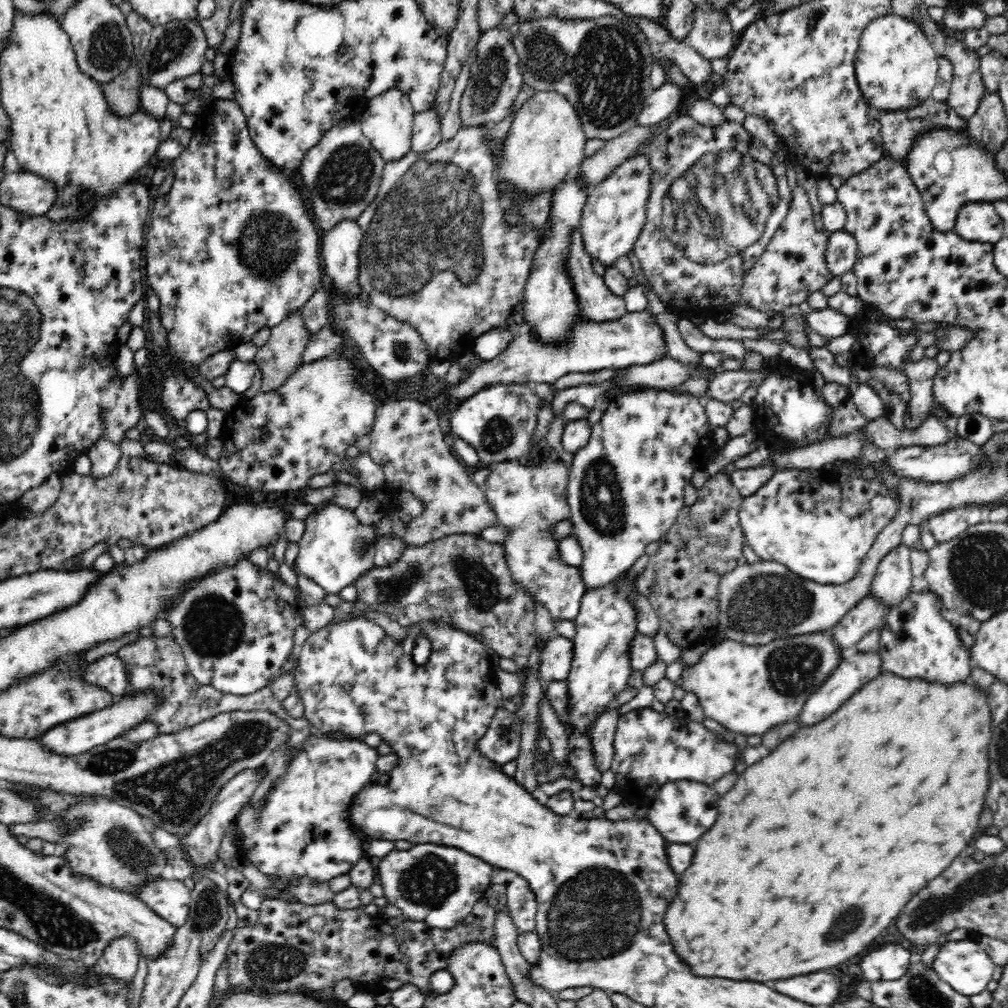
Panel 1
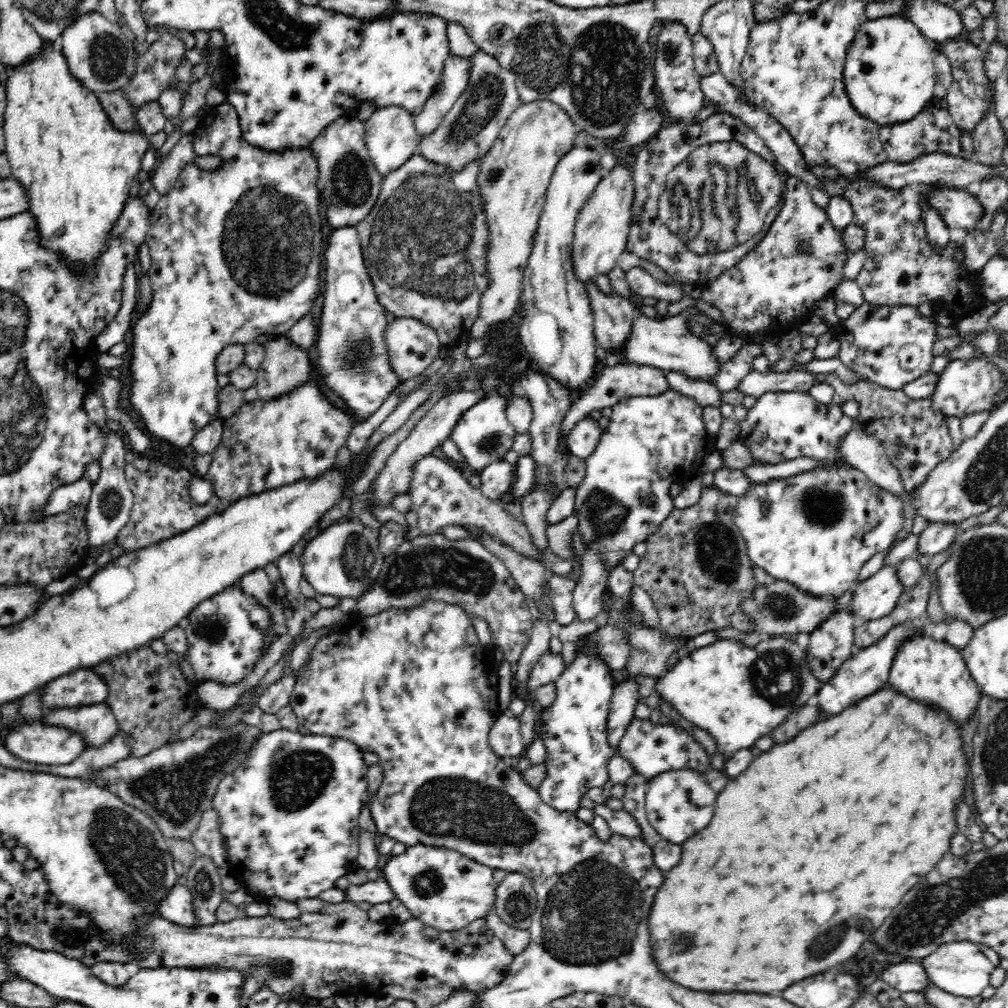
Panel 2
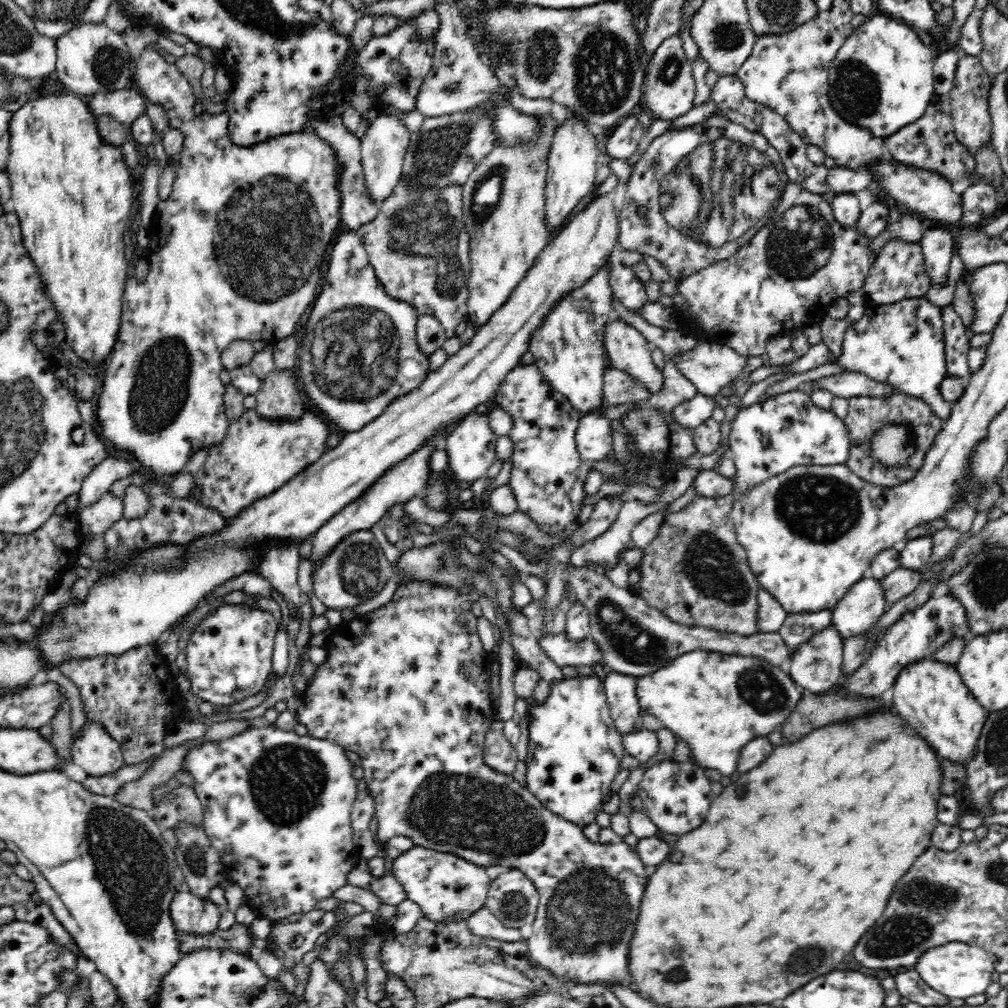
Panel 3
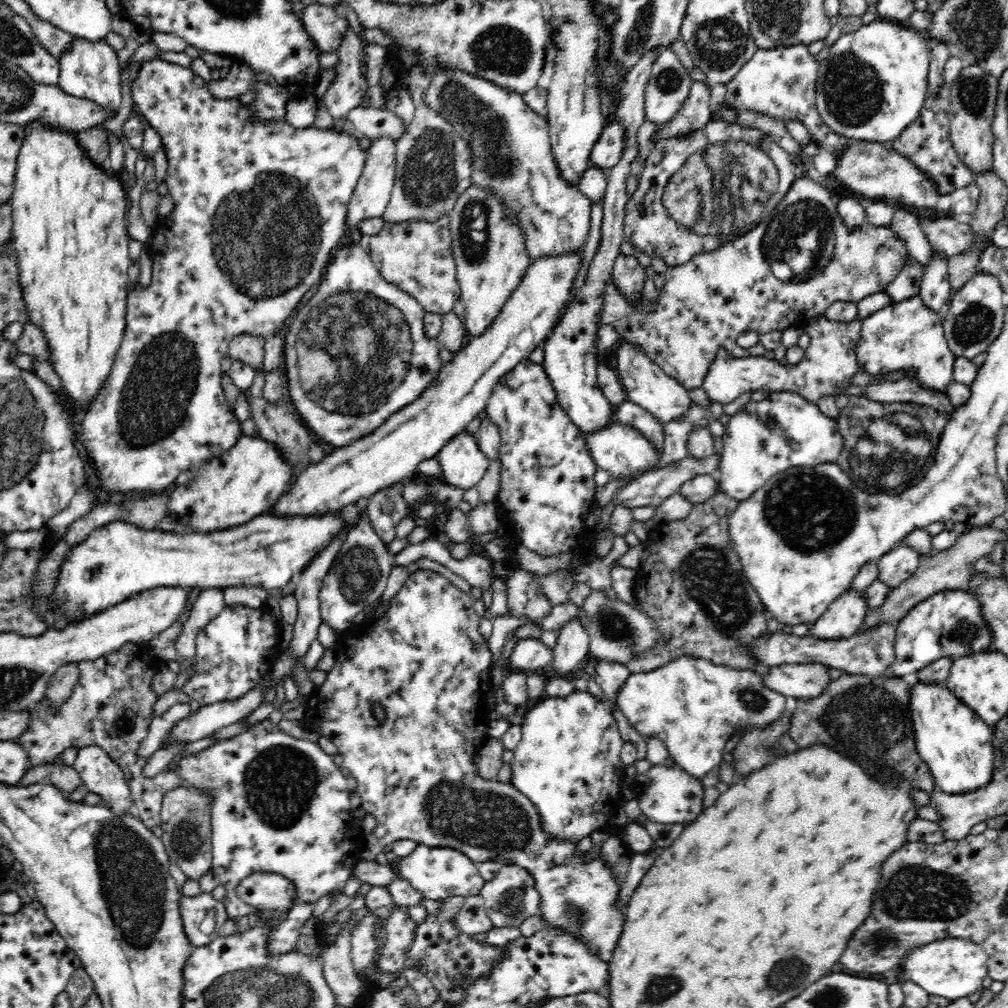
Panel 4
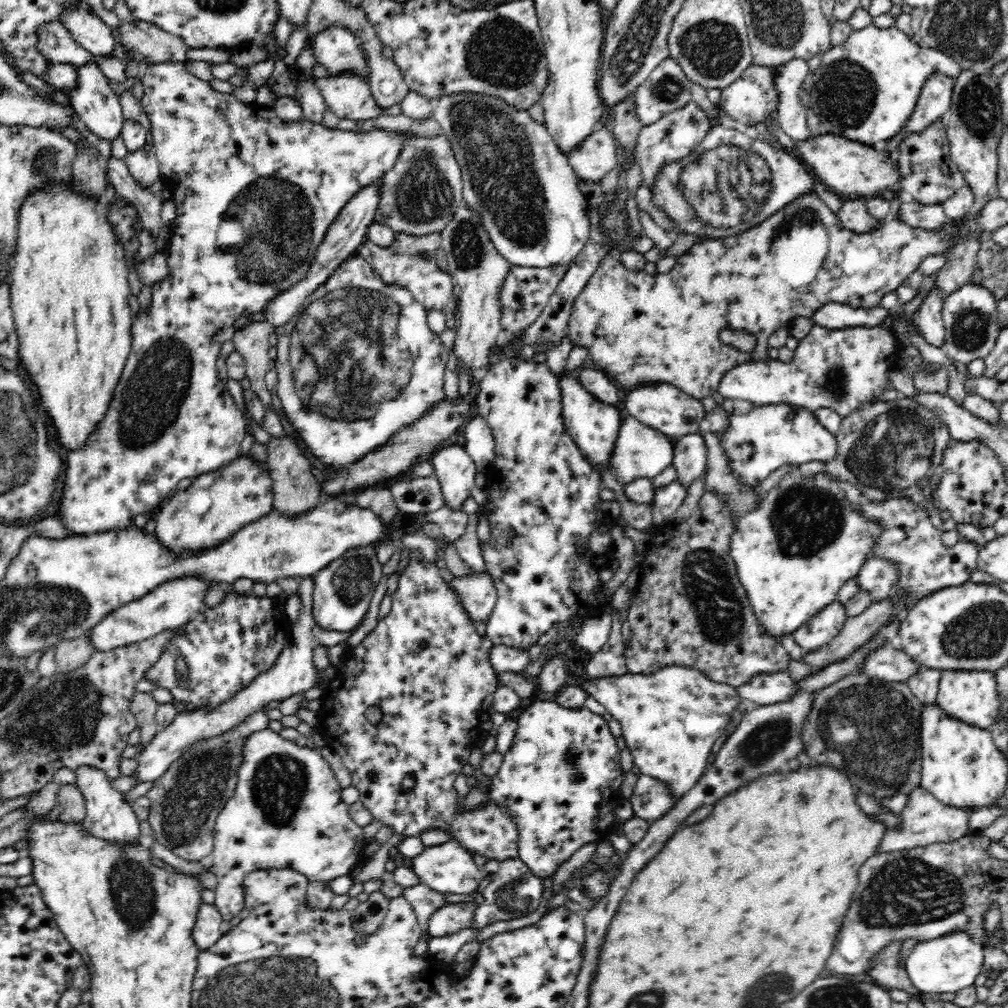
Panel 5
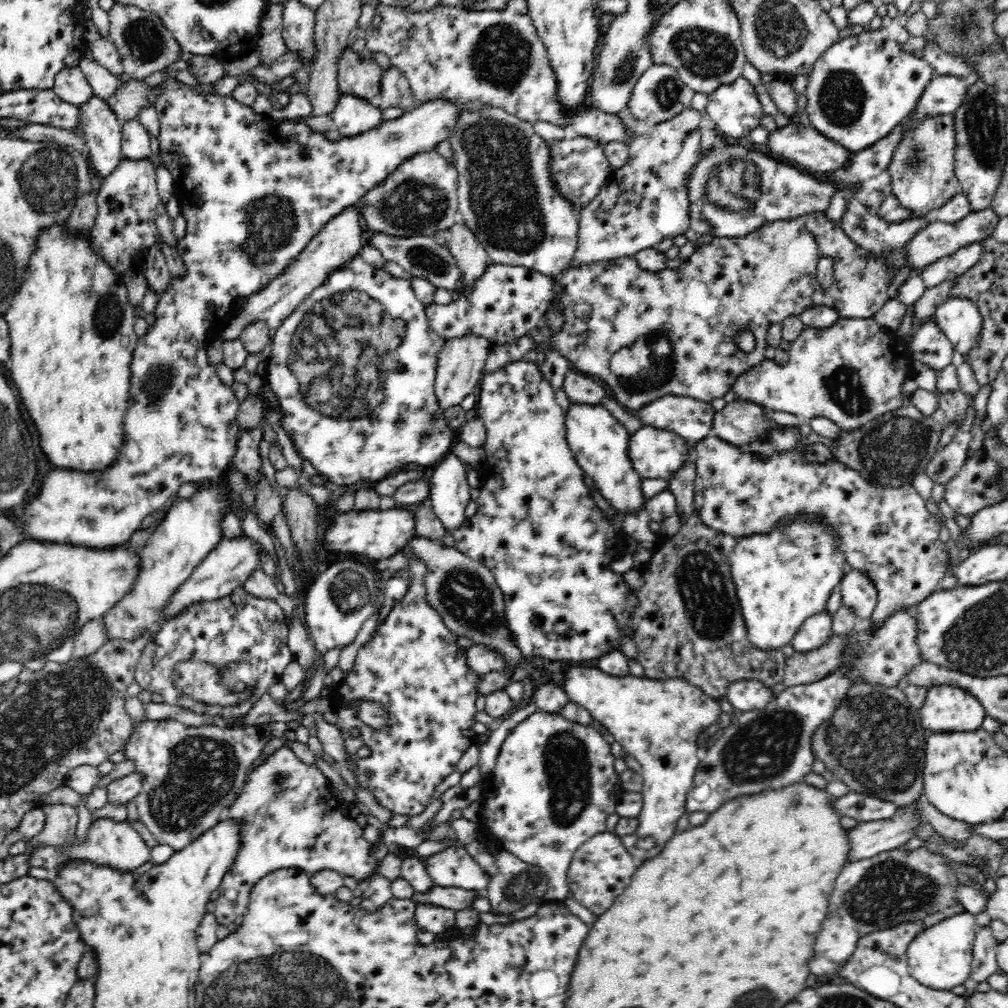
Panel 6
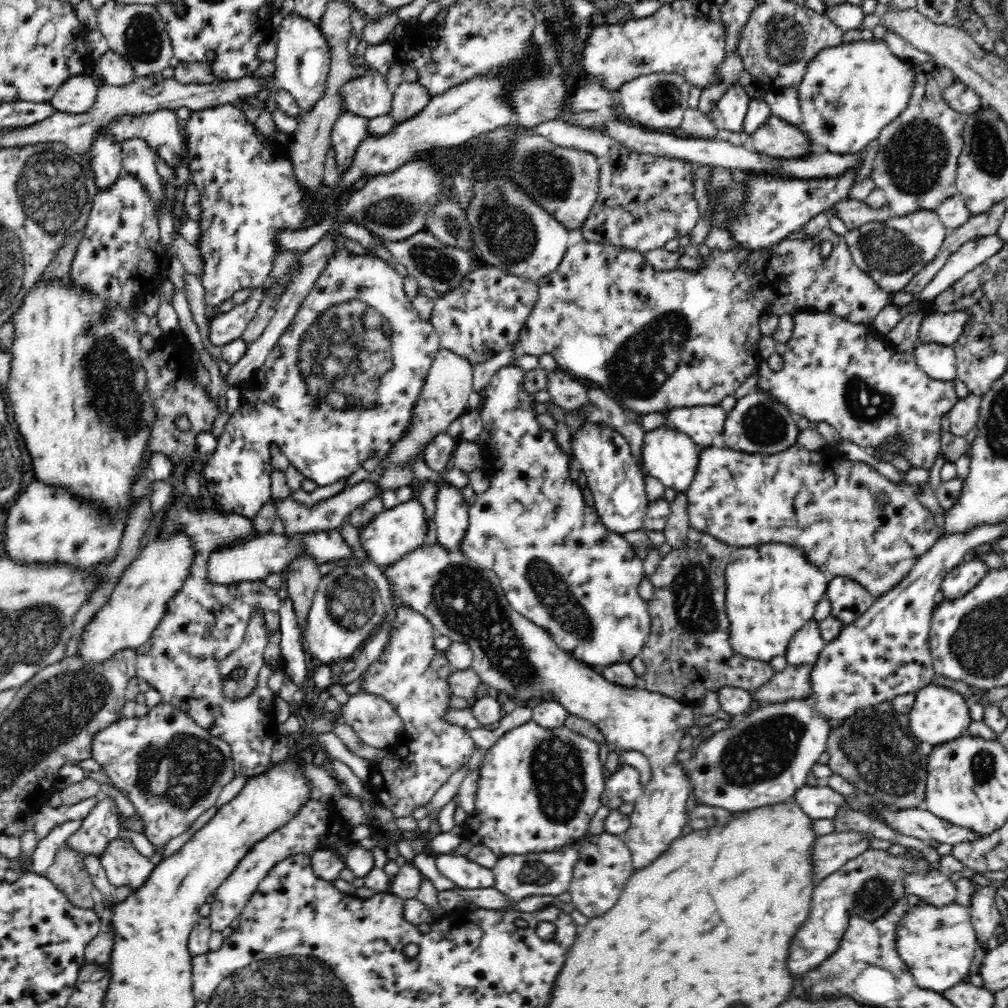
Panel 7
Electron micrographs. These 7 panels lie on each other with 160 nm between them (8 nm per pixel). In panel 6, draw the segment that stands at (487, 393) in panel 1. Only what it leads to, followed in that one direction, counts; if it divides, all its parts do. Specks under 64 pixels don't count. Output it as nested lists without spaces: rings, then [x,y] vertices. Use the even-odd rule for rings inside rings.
[[[450,453],[435,467],[429,484],[427,504],[442,522],[445,531],[452,534],[466,522],[464,511],[471,500],[471,488],[466,480],[469,468]]]

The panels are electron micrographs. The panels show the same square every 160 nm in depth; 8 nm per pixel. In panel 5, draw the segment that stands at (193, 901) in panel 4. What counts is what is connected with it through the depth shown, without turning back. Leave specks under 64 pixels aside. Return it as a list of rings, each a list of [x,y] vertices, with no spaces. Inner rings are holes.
[[[202,903],[194,925],[193,938],[201,951],[210,949],[223,934],[220,932],[220,923],[223,918],[214,904]]]

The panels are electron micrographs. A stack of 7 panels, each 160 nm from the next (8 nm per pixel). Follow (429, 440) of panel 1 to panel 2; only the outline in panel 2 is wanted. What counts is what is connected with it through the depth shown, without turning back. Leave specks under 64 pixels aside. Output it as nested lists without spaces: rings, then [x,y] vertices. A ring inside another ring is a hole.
[[[439,453],[430,454],[414,466],[414,477],[410,484],[408,496],[412,498],[413,511],[418,517],[418,528],[422,530],[422,535],[434,535],[440,533],[444,526],[452,525],[472,525],[476,529],[482,529],[492,535],[497,540],[502,541],[508,548],[514,550],[522,557],[540,561],[550,574],[556,574],[573,580],[577,580],[581,575],[581,562],[578,558],[566,560],[554,554],[551,550],[543,552],[534,544],[534,539],[527,530],[527,527],[520,519],[510,516],[504,508],[504,503],[486,499],[480,489],[472,488],[468,480],[462,476],[463,472],[460,465],[455,465],[442,458]],[[430,477],[440,478],[440,487],[436,490],[429,488]]]

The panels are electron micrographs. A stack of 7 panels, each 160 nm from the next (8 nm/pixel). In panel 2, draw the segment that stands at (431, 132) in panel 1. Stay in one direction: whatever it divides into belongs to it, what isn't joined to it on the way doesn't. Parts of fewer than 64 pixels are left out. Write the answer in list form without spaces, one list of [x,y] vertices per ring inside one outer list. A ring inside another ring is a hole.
[[[449,53],[440,72],[440,82],[426,100],[422,113],[414,118],[417,136],[434,131],[464,94],[470,82],[471,62],[470,58]]]

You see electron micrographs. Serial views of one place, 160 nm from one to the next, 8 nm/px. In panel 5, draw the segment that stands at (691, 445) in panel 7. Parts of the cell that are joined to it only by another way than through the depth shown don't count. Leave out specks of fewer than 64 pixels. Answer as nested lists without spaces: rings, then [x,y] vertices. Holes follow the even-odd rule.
[[[629,415],[621,424],[620,432],[612,451],[610,463],[612,463],[612,469],[614,469],[613,474],[624,486],[637,480],[637,478],[654,478],[662,473],[662,470],[672,466],[674,447],[675,442],[667,434],[651,426],[646,426],[636,420],[634,416]]]

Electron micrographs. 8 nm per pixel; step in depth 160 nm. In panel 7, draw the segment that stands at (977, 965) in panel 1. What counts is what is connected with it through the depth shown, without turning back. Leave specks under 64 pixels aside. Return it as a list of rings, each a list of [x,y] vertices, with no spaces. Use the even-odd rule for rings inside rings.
[[[918,897],[898,920],[895,933],[896,951],[920,988],[940,993],[969,977],[978,941],[967,906],[956,901],[936,906],[925,900],[926,898]]]

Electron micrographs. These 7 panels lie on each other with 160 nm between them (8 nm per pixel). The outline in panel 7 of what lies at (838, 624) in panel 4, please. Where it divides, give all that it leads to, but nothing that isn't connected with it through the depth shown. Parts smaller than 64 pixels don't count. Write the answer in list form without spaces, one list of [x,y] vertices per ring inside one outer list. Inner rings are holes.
[[[814,619],[809,620],[790,638],[784,654],[786,664],[792,667],[814,665],[826,643],[822,639],[818,623]]]

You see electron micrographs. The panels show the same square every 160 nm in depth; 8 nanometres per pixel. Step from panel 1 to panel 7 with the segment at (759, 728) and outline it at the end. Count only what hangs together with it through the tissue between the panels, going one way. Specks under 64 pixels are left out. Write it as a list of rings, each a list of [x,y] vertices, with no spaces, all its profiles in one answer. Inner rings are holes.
[[[424,545],[410,551],[394,564],[378,567],[393,593],[392,598],[400,601],[400,607],[422,614],[430,621],[436,634],[467,644],[472,649],[470,669],[478,675],[482,687],[493,688],[500,698],[514,701],[520,706],[558,702],[569,715],[596,725],[606,742],[616,745],[617,751],[638,751],[646,756],[653,778],[645,785],[643,795],[635,802],[632,814],[629,814],[628,830],[619,835],[631,852],[634,870],[642,870],[652,864],[668,850],[674,840],[682,836],[682,827],[688,822],[685,811],[688,779],[682,771],[685,764],[676,760],[676,754],[680,750],[682,736],[687,733],[686,728],[699,724],[694,722],[692,702],[678,701],[654,691],[622,687],[608,682],[599,669],[581,663],[562,650],[545,628],[514,611],[505,599],[498,575],[493,570],[480,568],[460,550],[450,552],[440,545]]]

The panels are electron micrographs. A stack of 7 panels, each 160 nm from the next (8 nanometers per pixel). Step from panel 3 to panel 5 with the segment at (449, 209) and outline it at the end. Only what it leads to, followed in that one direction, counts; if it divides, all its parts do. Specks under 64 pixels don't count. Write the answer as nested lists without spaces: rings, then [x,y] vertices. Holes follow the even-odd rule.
[[[396,233],[395,243],[391,247],[380,247],[372,241],[364,241],[358,248],[357,254],[365,259],[388,284],[395,284],[407,288],[412,296],[426,307],[426,310],[438,309],[445,314],[448,327],[458,325],[458,317],[454,317],[457,310],[456,296],[454,295],[453,277],[443,272],[437,265],[434,254],[441,248],[441,233],[432,233],[426,236],[415,237],[406,233]],[[424,250],[432,260],[425,262],[419,258],[419,253]]]

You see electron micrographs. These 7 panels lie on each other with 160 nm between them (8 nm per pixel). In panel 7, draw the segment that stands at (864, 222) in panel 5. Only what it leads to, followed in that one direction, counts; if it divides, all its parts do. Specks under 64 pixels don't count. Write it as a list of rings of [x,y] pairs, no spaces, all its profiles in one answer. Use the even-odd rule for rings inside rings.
[[[916,210],[903,217],[891,216],[884,221],[863,224],[846,231],[844,239],[856,266],[870,275],[884,292],[897,293],[936,258],[947,232],[934,211]]]

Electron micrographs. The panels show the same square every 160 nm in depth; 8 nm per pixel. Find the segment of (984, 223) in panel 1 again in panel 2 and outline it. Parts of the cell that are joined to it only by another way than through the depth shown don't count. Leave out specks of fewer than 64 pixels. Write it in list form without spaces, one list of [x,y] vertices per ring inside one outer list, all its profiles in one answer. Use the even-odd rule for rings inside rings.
[[[946,184],[926,185],[918,192],[922,204],[940,213],[948,228],[974,230],[982,220],[982,205],[973,194]]]

